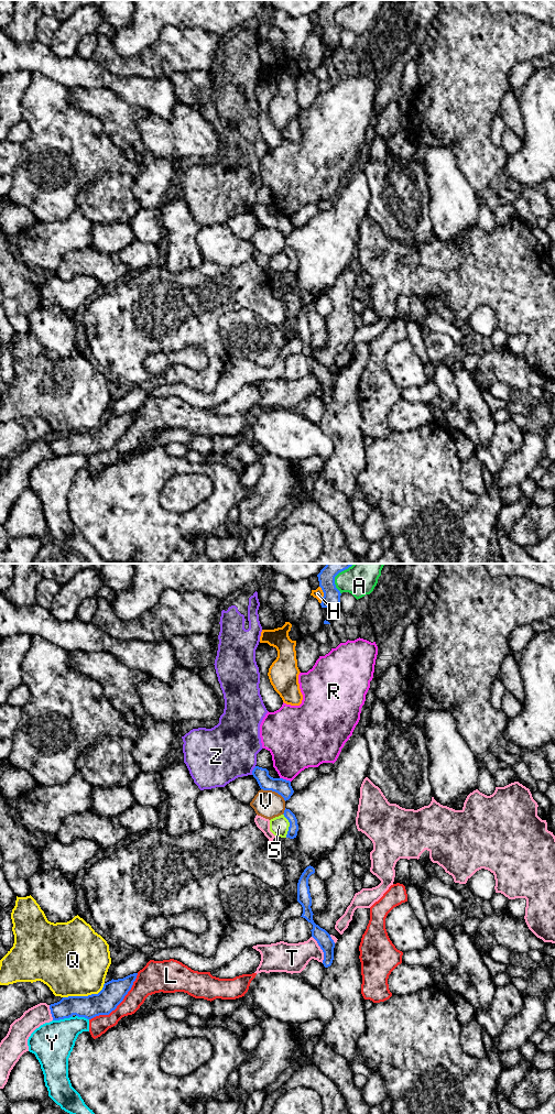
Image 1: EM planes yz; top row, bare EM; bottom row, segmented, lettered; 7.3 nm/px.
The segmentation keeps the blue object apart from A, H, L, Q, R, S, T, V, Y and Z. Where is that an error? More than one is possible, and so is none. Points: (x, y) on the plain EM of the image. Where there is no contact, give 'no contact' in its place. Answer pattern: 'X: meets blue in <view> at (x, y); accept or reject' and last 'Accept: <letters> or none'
A: meets blue in yz at (336, 11); reject
H: meets blue in yz at (324, 31); reject
L: meets blue in yz at (119, 439); reject
Q: meets blue in yz at (85, 433); reject
R: meets blue in yz at (285, 216); reject
S: meets blue in yz at (290, 262); reject
T: meets blue in yz at (320, 384); reject
V: meets blue in yz at (273, 227); reject
Y: meets blue in yz at (62, 455); reject
Z: meets blue in yz at (252, 207); reject
Accept: none

